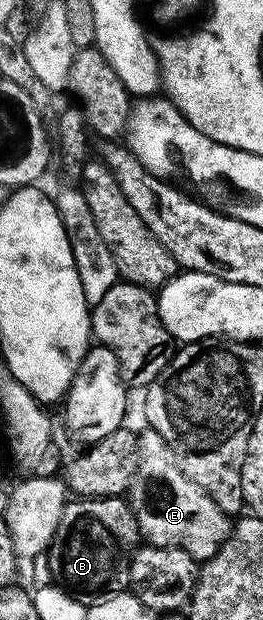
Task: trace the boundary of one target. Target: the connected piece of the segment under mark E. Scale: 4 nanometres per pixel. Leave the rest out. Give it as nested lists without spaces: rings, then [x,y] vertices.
[[[145,429],[145,432],[135,439],[135,458],[133,460],[133,474],[129,476],[129,490],[127,492],[127,502],[133,510],[133,516],[137,522],[140,534],[145,535],[150,544],[155,547],[182,547],[188,555],[192,555],[198,561],[210,559],[217,551],[218,547],[229,537],[231,530],[230,520],[195,485],[195,481],[185,478],[181,472],[181,466],[177,464],[177,458],[173,456],[173,451],[159,437],[159,433],[152,429]]]

